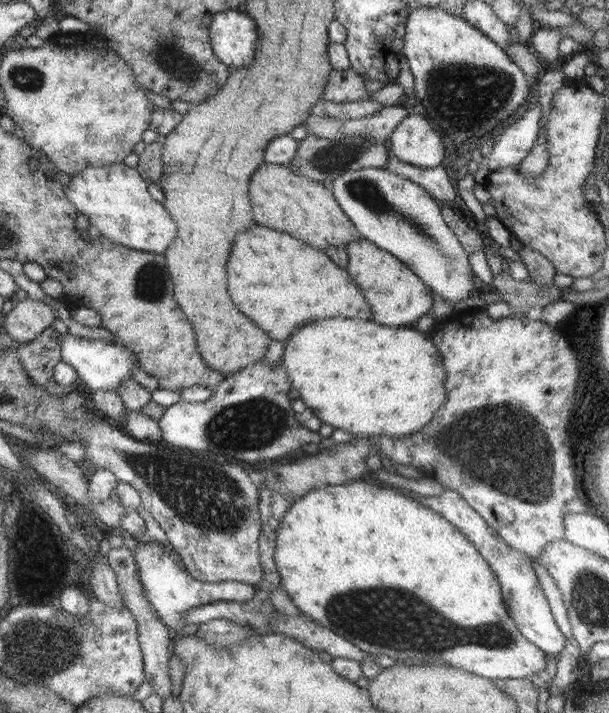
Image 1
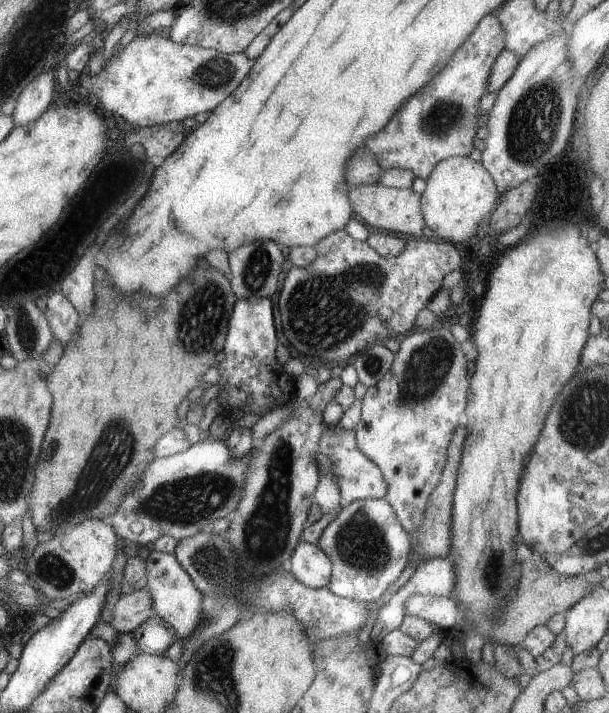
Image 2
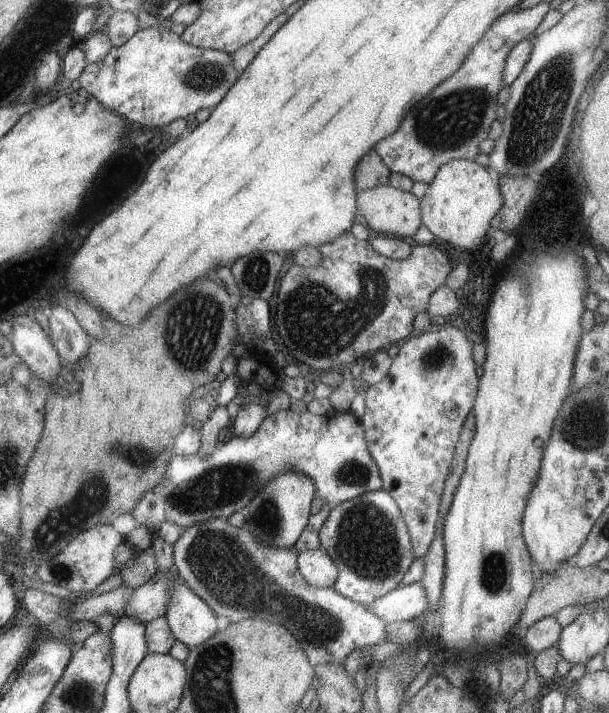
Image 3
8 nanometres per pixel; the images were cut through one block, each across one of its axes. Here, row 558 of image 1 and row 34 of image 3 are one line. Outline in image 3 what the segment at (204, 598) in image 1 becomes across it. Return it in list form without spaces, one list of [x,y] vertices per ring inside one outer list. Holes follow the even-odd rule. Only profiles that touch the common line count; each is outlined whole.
[[[167,23],[163,27],[155,26],[138,30],[125,44],[122,44],[122,47],[114,46],[103,60],[88,63],[77,80],[80,87],[91,94],[95,100],[130,123],[138,123],[142,127],[163,128],[201,109],[215,108],[239,76],[240,73],[233,68],[230,55],[215,49],[200,49],[185,44],[181,36],[169,30]]]

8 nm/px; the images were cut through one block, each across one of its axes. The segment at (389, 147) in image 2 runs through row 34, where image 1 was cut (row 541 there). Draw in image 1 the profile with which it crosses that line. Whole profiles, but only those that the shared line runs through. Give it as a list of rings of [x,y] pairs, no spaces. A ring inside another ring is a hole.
[[[446,488],[445,491],[438,496],[426,496],[412,490],[398,489],[404,491],[404,496],[409,496],[410,498],[417,500],[419,504],[423,504],[426,508],[443,516],[450,524],[453,524],[460,532],[462,532],[462,534],[464,534],[464,536],[478,549],[478,553],[480,553],[482,558],[486,560],[486,563],[490,565],[490,568],[494,571],[494,575],[498,576],[498,583],[500,583],[500,587],[502,587],[502,597],[506,603],[510,619],[514,621],[514,624],[518,627],[518,631],[524,635],[526,640],[529,640],[534,646],[543,650],[548,657],[556,655],[564,648],[566,644],[566,636],[556,625],[550,605],[548,604],[546,597],[544,597],[544,592],[540,587],[540,583],[538,583],[538,576],[534,573],[534,569],[532,569],[534,558],[528,557],[526,554],[510,548],[510,546],[507,545],[507,542],[503,538],[500,538],[500,535],[495,533],[495,530],[487,524],[482,516],[471,508],[458,492]]]

